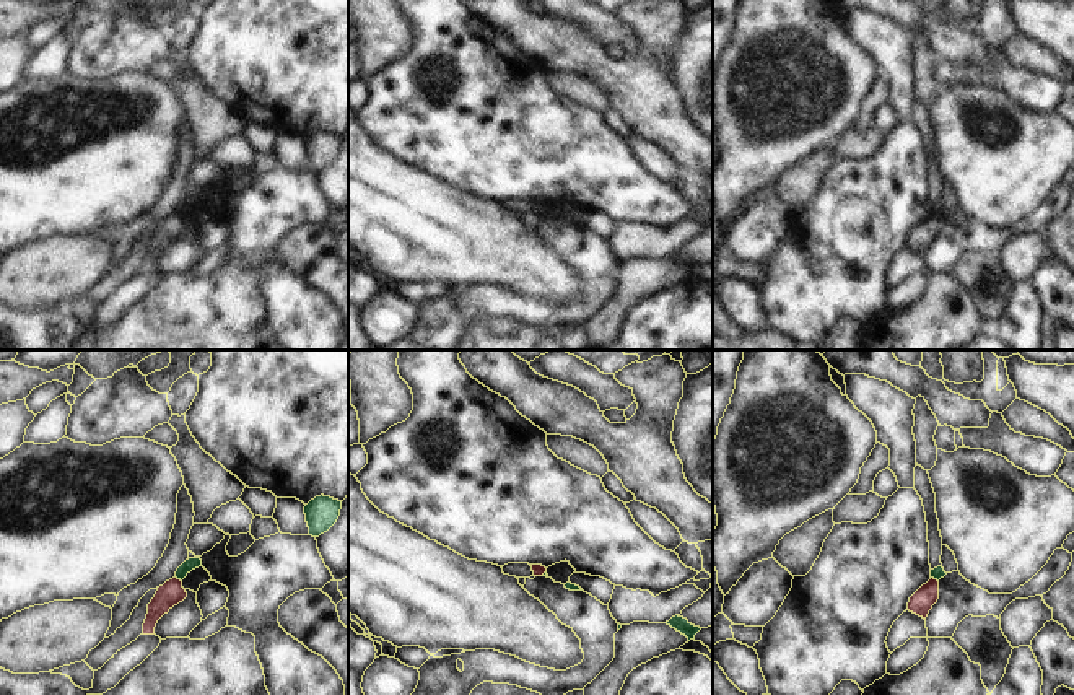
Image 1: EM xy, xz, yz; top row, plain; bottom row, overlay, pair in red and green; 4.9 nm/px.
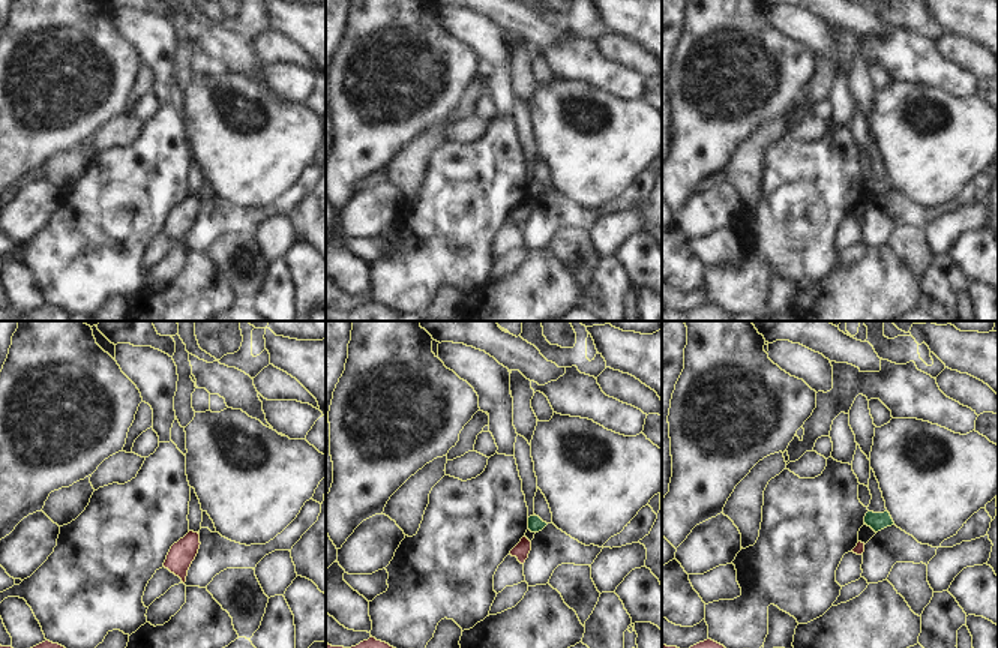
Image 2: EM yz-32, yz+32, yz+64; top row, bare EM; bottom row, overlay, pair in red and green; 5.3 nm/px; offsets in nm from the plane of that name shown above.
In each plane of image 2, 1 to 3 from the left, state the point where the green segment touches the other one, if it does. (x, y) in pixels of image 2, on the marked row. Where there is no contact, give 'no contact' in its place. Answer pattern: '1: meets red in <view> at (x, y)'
1: no contact
2: no contact
3: no contact

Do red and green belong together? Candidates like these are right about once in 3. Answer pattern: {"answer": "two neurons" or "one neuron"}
{"answer": "two neurons"}

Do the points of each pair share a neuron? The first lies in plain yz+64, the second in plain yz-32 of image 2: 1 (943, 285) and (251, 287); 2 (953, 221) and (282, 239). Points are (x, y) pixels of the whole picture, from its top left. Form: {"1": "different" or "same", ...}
{"1": "different", "2": "same"}

